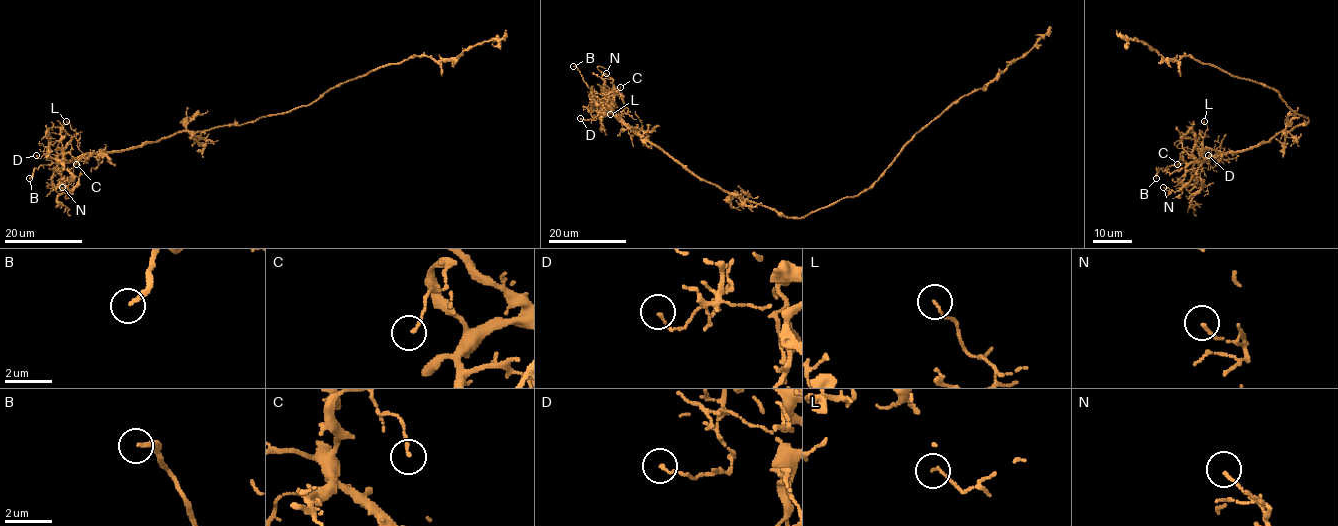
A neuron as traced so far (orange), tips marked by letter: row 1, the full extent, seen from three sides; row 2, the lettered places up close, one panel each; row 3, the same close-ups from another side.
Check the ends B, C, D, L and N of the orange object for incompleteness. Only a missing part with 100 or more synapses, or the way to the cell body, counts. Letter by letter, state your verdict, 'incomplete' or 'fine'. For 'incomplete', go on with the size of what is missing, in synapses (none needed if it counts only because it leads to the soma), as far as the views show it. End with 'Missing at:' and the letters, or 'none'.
B: incomplete
C: fine
D: fine
L: fine
N: fine
Missing at: B

